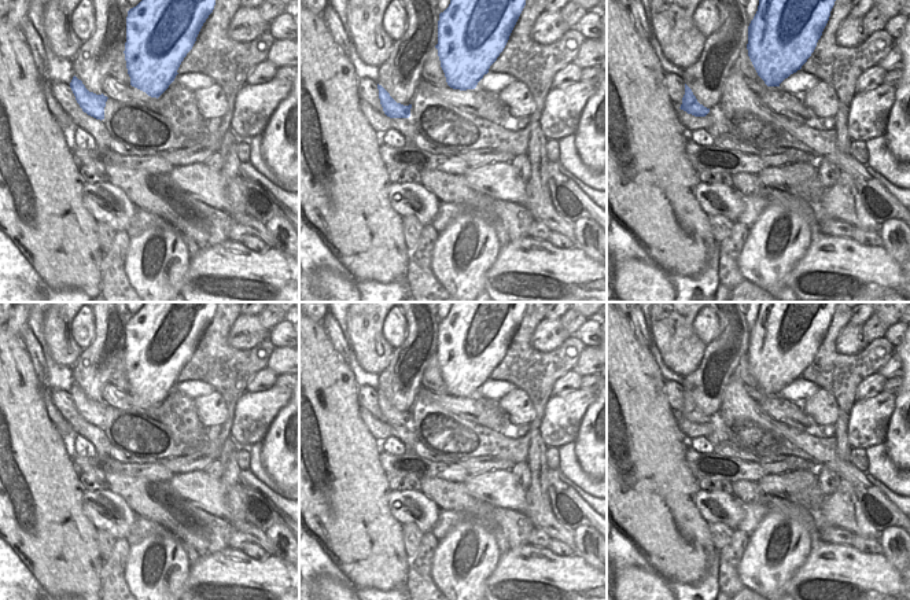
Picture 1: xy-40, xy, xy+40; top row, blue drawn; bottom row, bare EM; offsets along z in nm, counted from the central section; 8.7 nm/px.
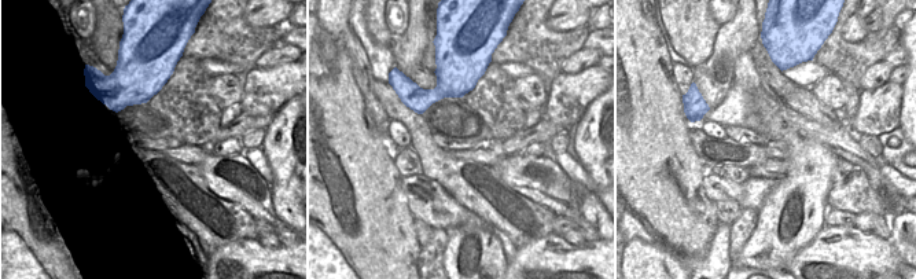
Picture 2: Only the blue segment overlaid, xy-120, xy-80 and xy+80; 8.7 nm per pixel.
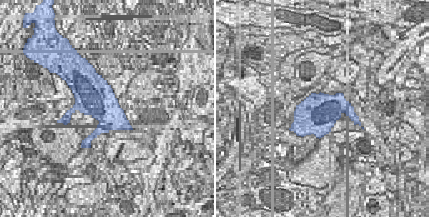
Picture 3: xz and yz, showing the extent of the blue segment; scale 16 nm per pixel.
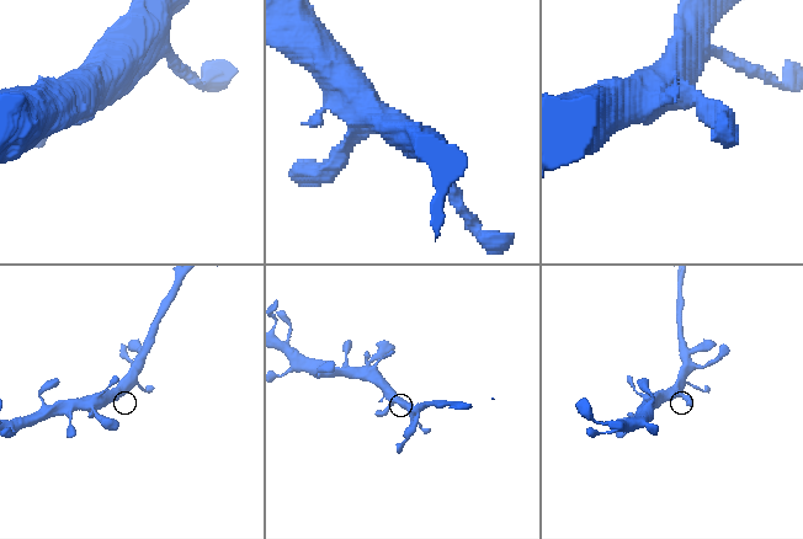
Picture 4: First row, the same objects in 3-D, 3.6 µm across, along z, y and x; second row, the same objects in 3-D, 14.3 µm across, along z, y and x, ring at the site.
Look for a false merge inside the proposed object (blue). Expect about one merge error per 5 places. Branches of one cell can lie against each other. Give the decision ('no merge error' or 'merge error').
no merge error

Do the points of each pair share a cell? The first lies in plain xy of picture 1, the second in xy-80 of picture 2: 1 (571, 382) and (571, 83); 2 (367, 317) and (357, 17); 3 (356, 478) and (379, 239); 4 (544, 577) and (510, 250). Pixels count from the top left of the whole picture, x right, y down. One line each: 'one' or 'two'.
1: two
2: two
3: one
4: two

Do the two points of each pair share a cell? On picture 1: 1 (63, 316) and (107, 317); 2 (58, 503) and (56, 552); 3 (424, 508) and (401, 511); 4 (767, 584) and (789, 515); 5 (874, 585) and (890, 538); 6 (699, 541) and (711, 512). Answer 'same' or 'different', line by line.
1: different
2: same
3: same
4: same
5: different
6: different

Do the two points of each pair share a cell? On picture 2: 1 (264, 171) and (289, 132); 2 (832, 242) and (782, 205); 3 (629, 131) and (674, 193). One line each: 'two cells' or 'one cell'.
1: two cells
2: two cells
3: one cell

